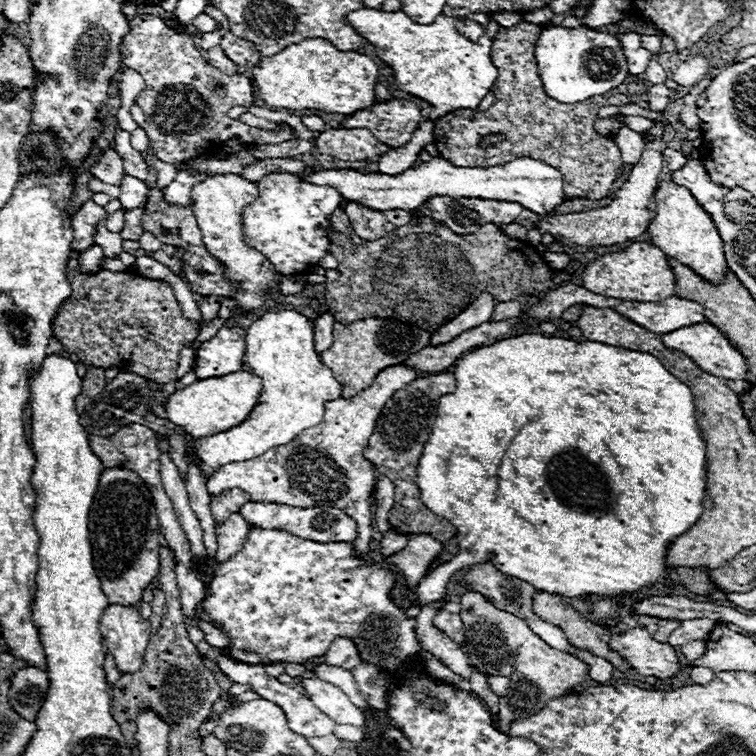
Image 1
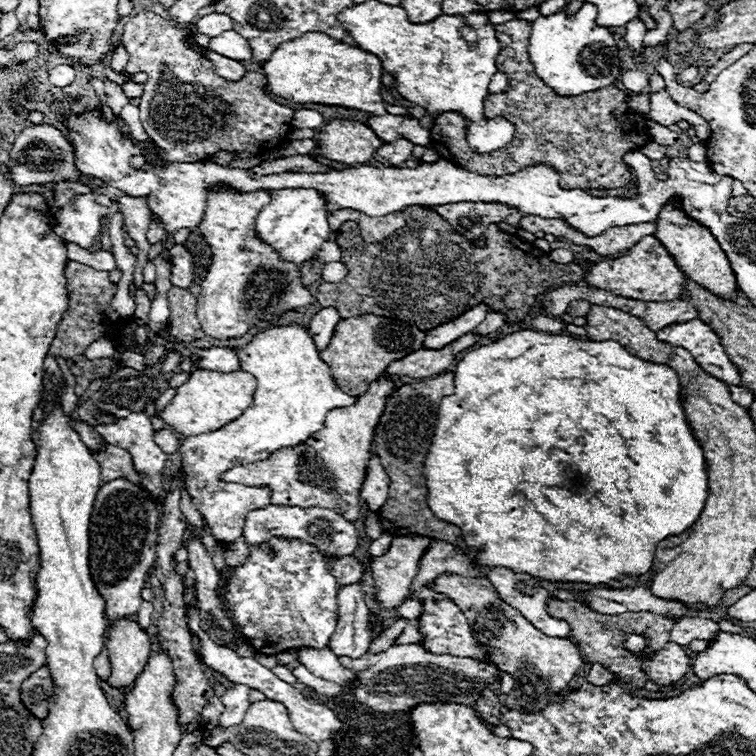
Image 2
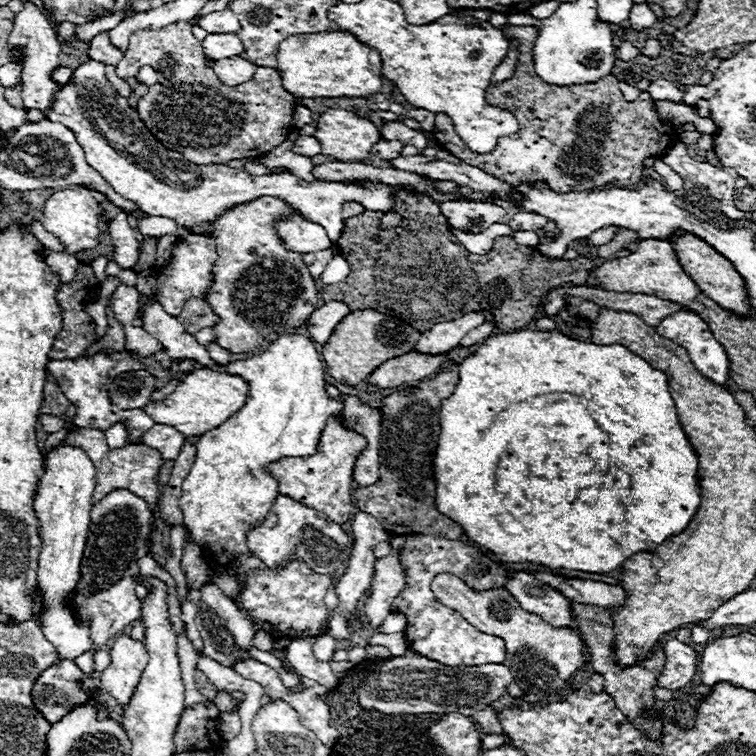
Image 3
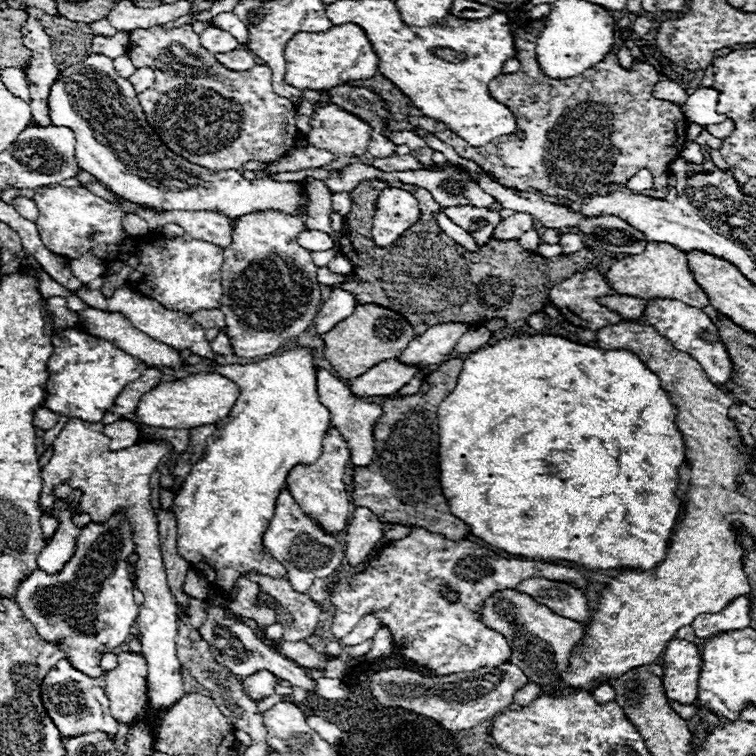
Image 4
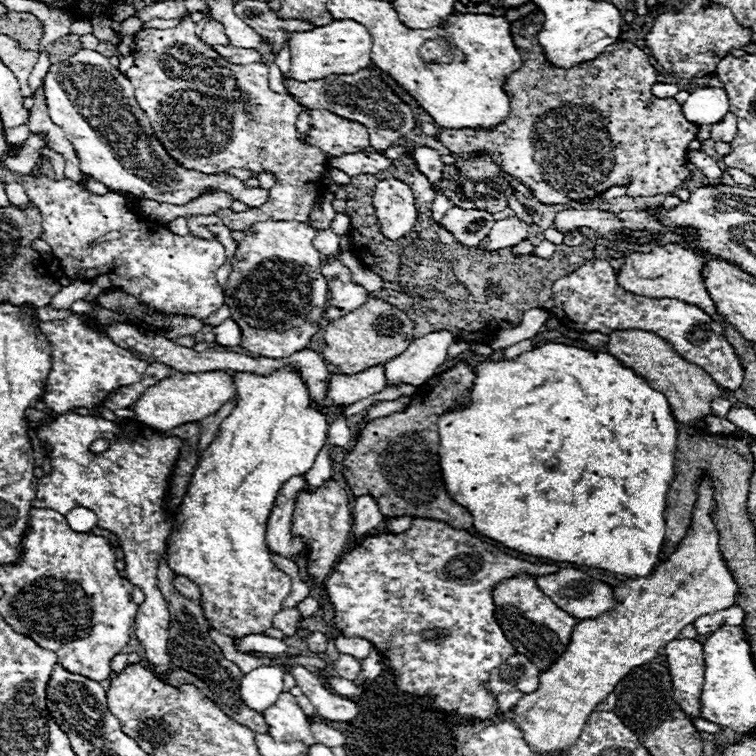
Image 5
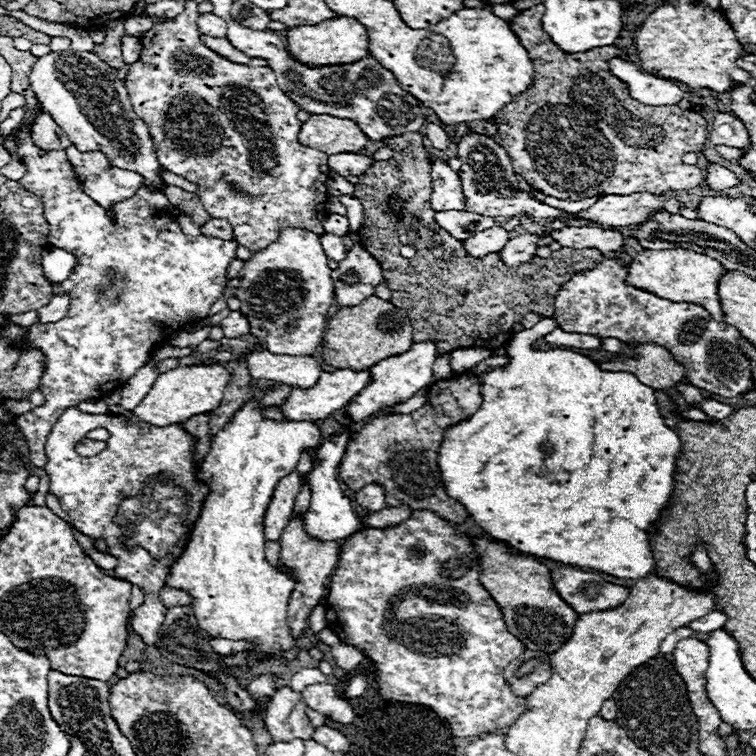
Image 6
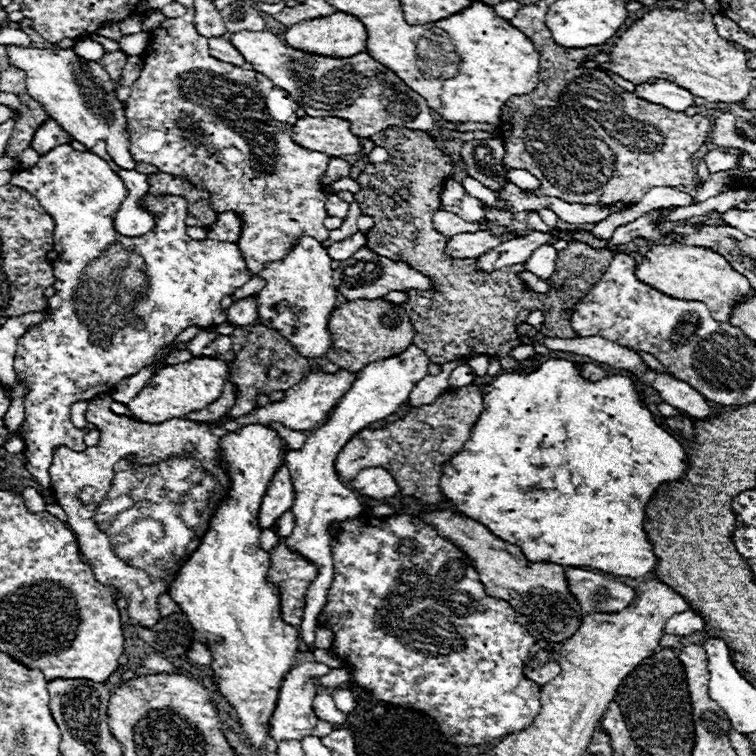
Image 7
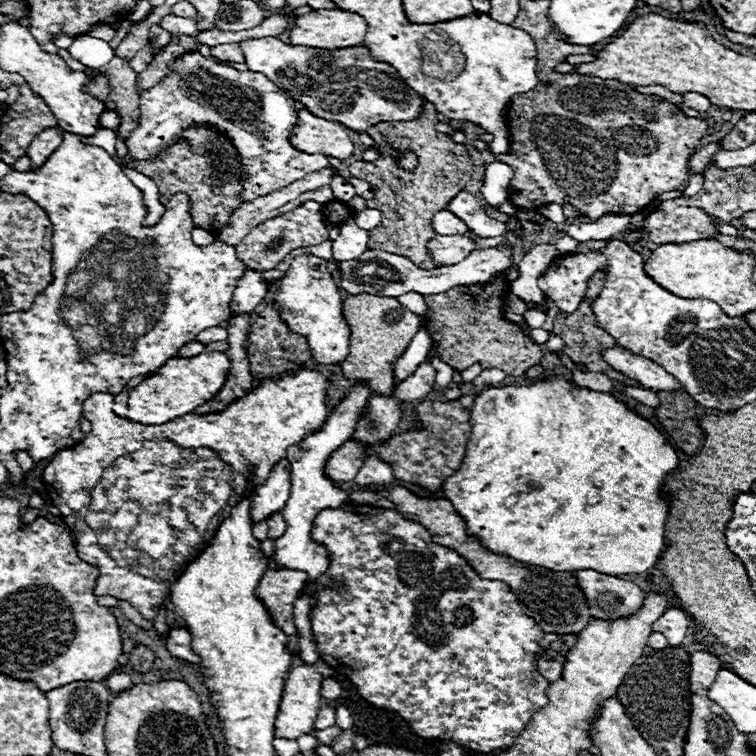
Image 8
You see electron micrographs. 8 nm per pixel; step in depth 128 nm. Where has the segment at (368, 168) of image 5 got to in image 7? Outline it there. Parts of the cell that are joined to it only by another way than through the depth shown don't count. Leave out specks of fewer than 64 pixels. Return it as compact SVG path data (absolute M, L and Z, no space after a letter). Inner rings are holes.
M330 158L328 170L326 170L326 180L324 180L324 188L330 190L330 184L342 176L348 176L350 172L350 162L346 162L344 158Z

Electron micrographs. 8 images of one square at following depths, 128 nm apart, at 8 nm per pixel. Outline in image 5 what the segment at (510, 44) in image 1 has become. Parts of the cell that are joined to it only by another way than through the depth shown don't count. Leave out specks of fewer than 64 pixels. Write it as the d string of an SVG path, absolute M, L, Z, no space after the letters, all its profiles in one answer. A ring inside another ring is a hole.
M536 10L510 24L514 44L522 58L522 68L510 74L502 86L512 106L508 120L494 132L442 130L438 140L454 154L486 152L504 174L524 184L542 204L564 204L564 196L580 202L618 184L630 184L628 196L674 192L690 176L690 170L686 168L686 152L688 144L696 138L698 126L684 118L682 106L674 98L652 96L650 88L658 82L658 74L648 62L648 56L632 42L620 40L618 44L608 46L598 60L578 64L570 70L554 68L546 62L542 46L538 44L542 22L544 14Z

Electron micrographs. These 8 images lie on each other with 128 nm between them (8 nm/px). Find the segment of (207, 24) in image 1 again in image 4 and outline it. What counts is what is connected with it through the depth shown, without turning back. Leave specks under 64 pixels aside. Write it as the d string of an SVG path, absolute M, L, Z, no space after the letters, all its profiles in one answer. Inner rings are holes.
M222 12L222 14L214 16L214 18L210 20L210 24L216 26L216 28L224 28L224 32L230 32L240 44L246 44L246 40L248 40L248 30L246 30L246 26L244 26L244 24L238 20L238 16L232 14L232 12Z

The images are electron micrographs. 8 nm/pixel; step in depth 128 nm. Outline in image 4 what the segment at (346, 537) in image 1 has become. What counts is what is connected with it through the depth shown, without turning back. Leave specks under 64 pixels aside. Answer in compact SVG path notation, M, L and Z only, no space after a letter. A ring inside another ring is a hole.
M286 488L280 492L276 500L274 518L270 520L262 538L264 550L284 566L290 584L296 592L306 592L314 578L328 578L336 574L344 564L346 544L338 536L326 534L322 526L318 526L308 514L304 514Z

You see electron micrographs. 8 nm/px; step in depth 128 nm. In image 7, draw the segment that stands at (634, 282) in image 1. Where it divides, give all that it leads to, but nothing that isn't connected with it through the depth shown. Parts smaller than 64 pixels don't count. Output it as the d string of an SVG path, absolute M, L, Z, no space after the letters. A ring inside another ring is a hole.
M682 244L652 246L644 254L642 262L636 266L636 276L644 284L650 284L652 288L666 292L666 296L678 300L704 302L718 322L728 322L732 314L732 306L740 296L748 298L754 294L748 280L742 274L734 272L726 262L726 258L718 256L718 252L710 252L708 248L690 248Z

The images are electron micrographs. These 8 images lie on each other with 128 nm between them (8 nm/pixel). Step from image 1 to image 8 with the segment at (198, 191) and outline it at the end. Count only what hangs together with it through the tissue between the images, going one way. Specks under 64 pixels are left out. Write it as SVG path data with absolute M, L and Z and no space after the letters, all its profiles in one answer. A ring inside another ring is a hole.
M300 254L292 260L290 268L278 282L274 292L274 304L278 306L282 322L290 332L306 336L312 356L320 364L340 364L348 356L350 328L342 318L342 298L340 288L336 286L332 274L326 268L328 260L314 254Z

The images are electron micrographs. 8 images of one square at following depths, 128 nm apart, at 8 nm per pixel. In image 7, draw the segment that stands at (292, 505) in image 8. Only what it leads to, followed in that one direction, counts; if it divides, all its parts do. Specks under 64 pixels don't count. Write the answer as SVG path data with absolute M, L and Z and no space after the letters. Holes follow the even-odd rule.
M414 344L398 356L390 356L386 360L368 364L366 368L362 368L356 374L358 380L352 384L350 392L346 396L342 396L342 400L334 408L332 416L328 418L328 422L308 436L302 450L290 450L286 456L286 462L288 462L286 466L292 474L292 484L294 484L294 492L296 492L294 508L292 508L296 526L294 526L294 532L286 540L292 550L296 550L302 556L306 556L308 560L312 560L320 570L318 578L314 580L314 584L310 584L306 592L304 616L302 616L302 624L298 628L302 640L308 644L308 650L314 650L316 618L326 604L326 596L328 596L328 590L332 584L334 564L332 564L330 542L336 536L338 522L354 520L356 516L360 516L364 512L358 498L348 488L344 488L344 484L340 482L336 468L334 468L336 456L356 432L364 430L370 422L382 420L382 418L398 412L398 408L408 402L412 388L422 378L428 376L428 364L430 364L430 360L424 354L424 350Z

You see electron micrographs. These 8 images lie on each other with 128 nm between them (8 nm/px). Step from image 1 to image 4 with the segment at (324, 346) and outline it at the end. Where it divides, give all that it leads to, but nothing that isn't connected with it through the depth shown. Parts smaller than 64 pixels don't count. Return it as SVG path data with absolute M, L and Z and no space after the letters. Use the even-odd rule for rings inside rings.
M334 288L328 296L328 300L324 300L324 304L320 306L320 312L314 318L314 328L316 332L322 336L326 332L330 332L338 322L342 322L344 318L348 318L356 308L356 300L350 292L342 290L342 288Z

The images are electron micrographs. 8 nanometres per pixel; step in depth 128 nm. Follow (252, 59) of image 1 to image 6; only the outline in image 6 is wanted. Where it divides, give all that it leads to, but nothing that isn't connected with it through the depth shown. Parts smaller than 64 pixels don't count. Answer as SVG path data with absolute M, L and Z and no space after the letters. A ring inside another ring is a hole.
M200 14L198 28L200 28L202 34L206 34L206 36L218 36L218 38L226 36L226 30L228 30L226 22L222 18L214 16L214 14Z

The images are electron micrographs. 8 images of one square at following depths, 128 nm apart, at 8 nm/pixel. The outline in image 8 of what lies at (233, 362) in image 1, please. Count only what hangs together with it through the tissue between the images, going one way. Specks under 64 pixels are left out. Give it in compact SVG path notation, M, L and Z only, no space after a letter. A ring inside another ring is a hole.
M248 268L246 276L238 280L238 292L234 292L234 298L230 302L232 314L252 314L266 294L268 284L260 278L260 272Z

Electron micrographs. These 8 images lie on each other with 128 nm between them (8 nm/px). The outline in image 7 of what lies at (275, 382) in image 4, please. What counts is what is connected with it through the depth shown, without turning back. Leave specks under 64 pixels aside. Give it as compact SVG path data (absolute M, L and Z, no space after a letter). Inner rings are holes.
M248 424L236 432L230 432L220 438L220 456L226 462L224 470L230 476L230 492L218 504L206 534L202 536L200 546L190 554L190 558L182 564L176 578L172 580L168 594L180 606L186 616L190 616L190 624L194 628L194 638L198 642L210 644L214 650L212 670L218 690L228 698L228 702L236 708L240 724L248 734L248 740L254 748L264 746L264 738L268 734L270 714L276 708L276 696L280 688L280 680L294 666L294 654L298 652L300 634L294 626L282 620L280 612L280 588L268 582L270 558L260 548L260 524L258 524L258 508L262 498L270 486L272 476L286 462L286 442L278 436L276 430L268 426Z

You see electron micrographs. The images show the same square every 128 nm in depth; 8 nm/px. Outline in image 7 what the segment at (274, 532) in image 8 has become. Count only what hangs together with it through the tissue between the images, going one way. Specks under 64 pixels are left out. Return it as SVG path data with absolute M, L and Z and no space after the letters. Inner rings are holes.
M290 510L288 514L282 514L282 516L278 518L278 524L274 526L274 532L276 532L278 536L290 536L292 530L294 530L294 514L292 514L292 510Z

